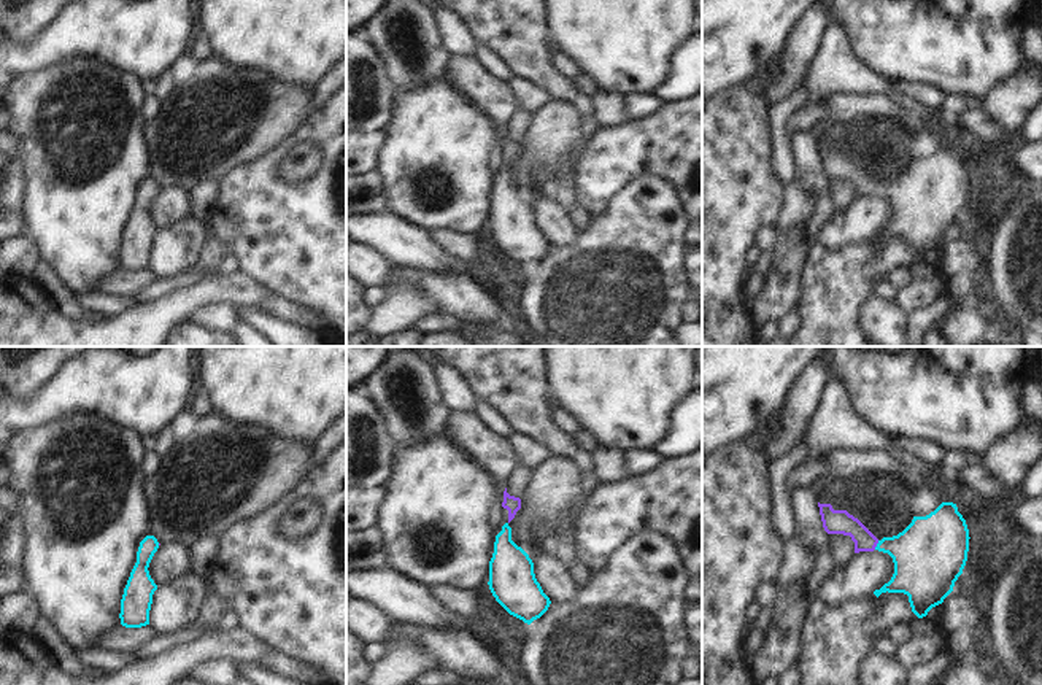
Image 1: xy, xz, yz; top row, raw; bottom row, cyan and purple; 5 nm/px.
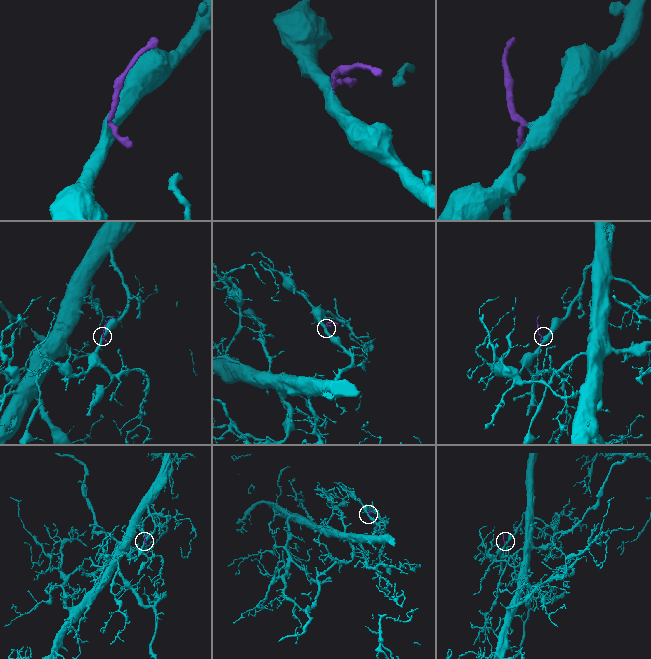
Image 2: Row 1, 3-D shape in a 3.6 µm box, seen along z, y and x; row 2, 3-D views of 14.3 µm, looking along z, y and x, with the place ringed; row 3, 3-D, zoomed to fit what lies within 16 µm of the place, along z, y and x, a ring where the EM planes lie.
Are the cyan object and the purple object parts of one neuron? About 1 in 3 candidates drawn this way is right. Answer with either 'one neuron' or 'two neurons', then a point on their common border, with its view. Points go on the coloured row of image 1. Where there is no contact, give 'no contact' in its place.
one neuron | yz (877, 545)

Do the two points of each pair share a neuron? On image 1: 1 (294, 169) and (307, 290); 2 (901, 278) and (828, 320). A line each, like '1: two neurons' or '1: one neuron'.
1: two neurons
2: two neurons

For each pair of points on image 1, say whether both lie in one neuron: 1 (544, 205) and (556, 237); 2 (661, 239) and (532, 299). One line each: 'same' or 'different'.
1: same
2: same

